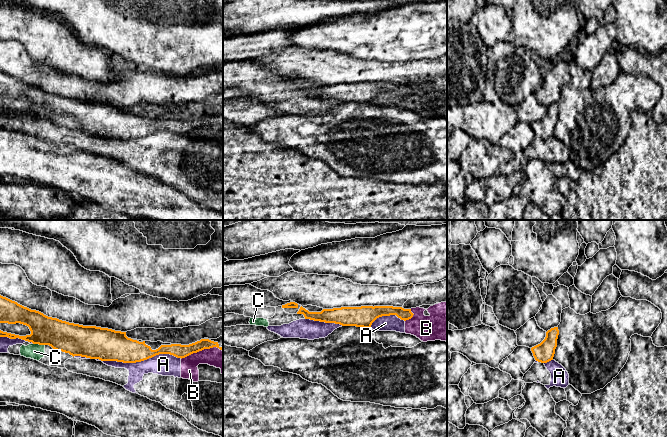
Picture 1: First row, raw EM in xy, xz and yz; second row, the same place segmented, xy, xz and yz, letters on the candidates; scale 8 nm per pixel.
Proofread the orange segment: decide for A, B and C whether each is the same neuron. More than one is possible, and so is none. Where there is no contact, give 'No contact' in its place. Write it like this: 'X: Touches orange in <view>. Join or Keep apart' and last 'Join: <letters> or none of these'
A: Touches orange in xy. Keep apart
B: Touches orange in xy. Keep apart
C: Touches orange in xy. Keep apart
Join: none of these

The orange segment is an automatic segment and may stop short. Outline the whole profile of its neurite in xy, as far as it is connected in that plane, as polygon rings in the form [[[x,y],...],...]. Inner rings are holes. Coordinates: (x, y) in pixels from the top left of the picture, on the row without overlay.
[[[0,71],[0,99],[16,100],[20,99],[29,103],[31,110],[19,112],[0,106],[0,113],[10,115],[22,115],[33,120],[49,121],[57,127],[69,129],[74,132],[81,132],[101,137],[117,137],[123,139],[136,139],[147,136],[159,130],[170,130],[177,134],[185,134],[193,129],[204,125],[217,123],[223,127],[223,111],[217,115],[204,114],[189,121],[163,119],[161,117],[151,118],[131,115],[126,112],[126,108],[115,107],[108,104],[96,102],[83,102],[69,99],[44,91],[43,89],[31,86]]]

